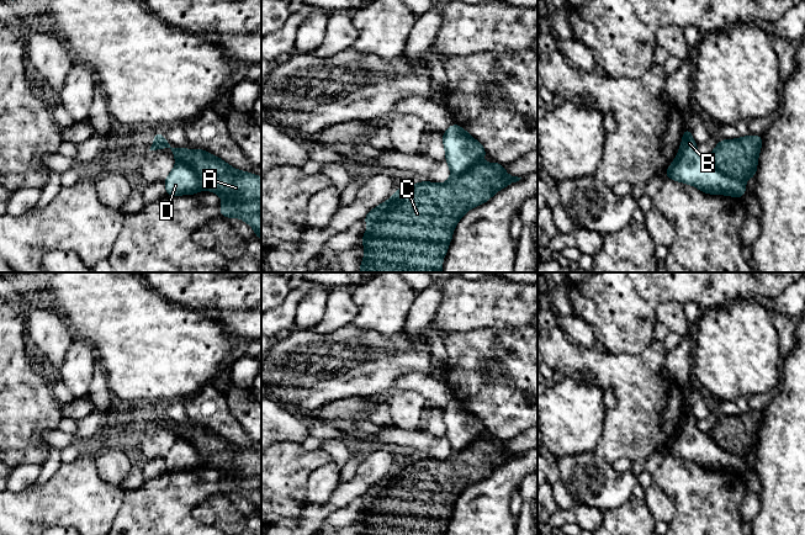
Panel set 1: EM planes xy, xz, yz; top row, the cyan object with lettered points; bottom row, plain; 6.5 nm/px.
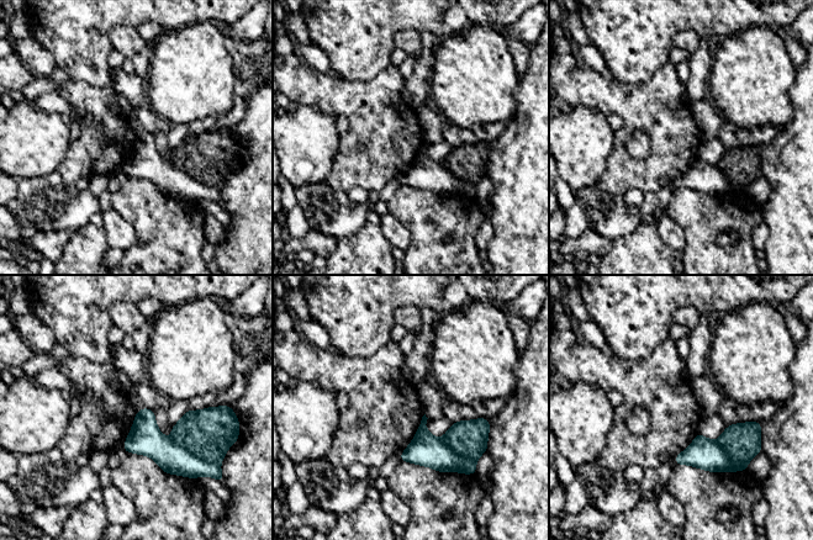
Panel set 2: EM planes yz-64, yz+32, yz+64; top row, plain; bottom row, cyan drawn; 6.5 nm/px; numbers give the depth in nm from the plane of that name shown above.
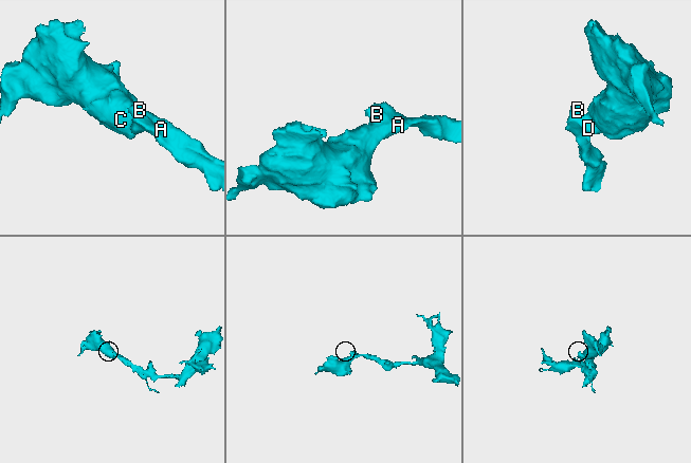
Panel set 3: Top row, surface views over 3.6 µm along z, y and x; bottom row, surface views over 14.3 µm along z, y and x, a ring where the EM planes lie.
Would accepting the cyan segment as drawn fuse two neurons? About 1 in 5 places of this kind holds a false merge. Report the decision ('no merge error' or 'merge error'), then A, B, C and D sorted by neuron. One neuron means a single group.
merge error | A C / B D

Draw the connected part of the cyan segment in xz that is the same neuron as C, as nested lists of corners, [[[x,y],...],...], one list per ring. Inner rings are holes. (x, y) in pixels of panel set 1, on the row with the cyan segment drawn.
[[[493,161],[478,163],[444,184],[423,180],[414,185],[401,185],[391,198],[364,218],[370,229],[362,233],[365,258],[361,260],[360,272],[443,272],[443,259],[461,217],[520,179],[509,176],[503,164]],[[412,254],[423,254],[425,258],[412,264]]]

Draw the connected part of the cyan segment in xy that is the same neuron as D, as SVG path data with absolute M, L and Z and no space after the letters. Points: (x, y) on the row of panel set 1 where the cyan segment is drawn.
M176 163L168 178L164 180L166 195L192 195L201 191L196 173L182 163Z

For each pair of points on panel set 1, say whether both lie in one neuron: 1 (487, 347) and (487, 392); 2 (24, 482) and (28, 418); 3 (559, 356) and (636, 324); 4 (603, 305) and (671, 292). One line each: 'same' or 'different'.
1: same
2: different
3: different
4: same

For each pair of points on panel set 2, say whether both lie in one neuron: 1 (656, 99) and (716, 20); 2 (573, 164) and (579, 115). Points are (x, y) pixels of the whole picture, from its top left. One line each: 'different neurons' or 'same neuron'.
1: different neurons
2: same neuron

